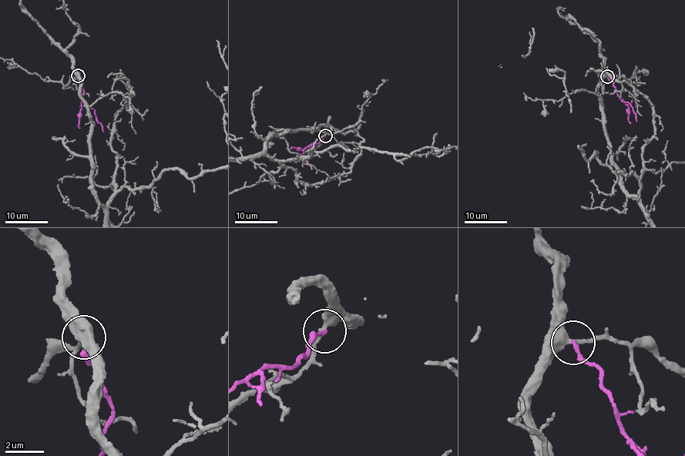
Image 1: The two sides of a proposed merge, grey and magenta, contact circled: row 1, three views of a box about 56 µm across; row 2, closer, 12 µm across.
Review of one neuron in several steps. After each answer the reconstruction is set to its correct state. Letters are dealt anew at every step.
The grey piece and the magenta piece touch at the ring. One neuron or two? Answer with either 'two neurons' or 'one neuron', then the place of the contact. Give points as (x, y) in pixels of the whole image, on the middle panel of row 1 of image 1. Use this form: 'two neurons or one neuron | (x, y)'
two neurons | (325, 135)

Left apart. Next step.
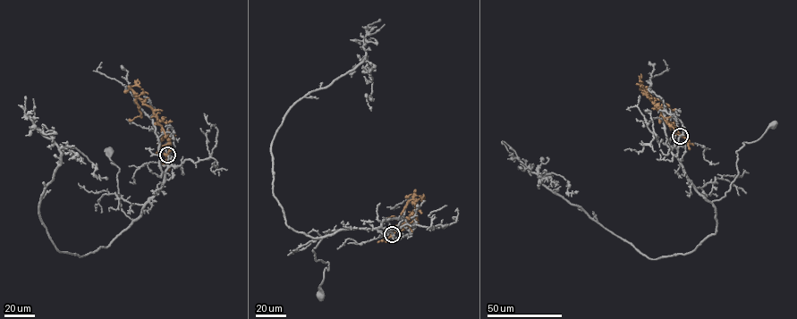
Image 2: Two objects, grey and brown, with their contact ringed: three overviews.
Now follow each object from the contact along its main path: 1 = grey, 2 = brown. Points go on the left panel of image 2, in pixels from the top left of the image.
1: (167, 155), (165, 181), (134, 220), (122, 208), (116, 174), (120, 169), (112, 163), (114, 164), (109, 150)
2: (167, 155), (169, 141), (156, 114), (138, 97), (136, 100), (140, 115), (129, 120)

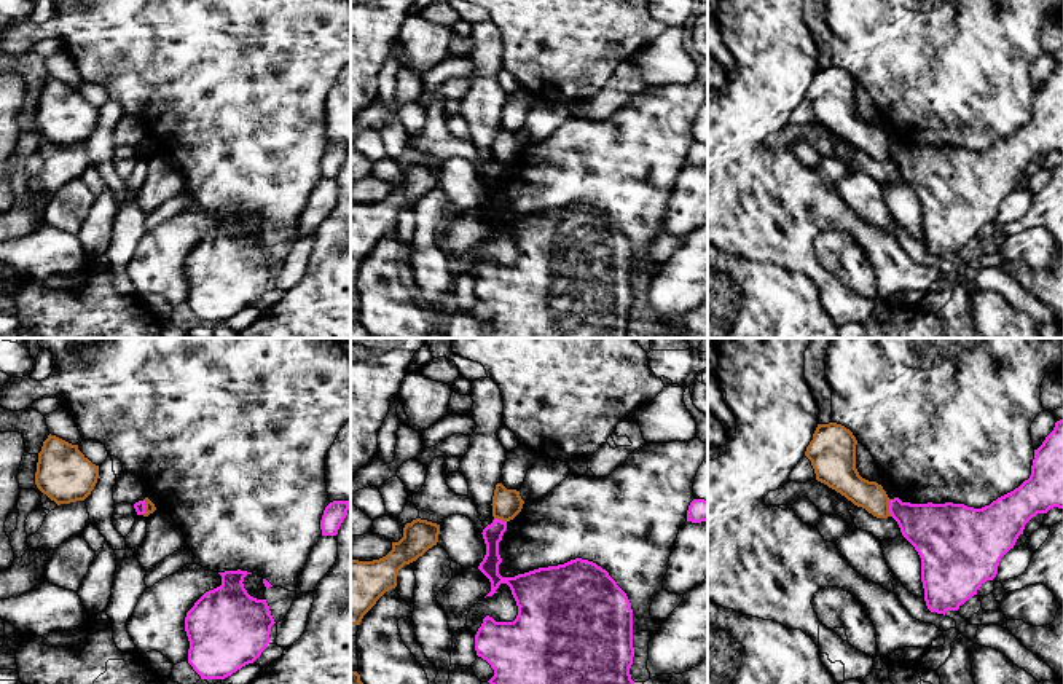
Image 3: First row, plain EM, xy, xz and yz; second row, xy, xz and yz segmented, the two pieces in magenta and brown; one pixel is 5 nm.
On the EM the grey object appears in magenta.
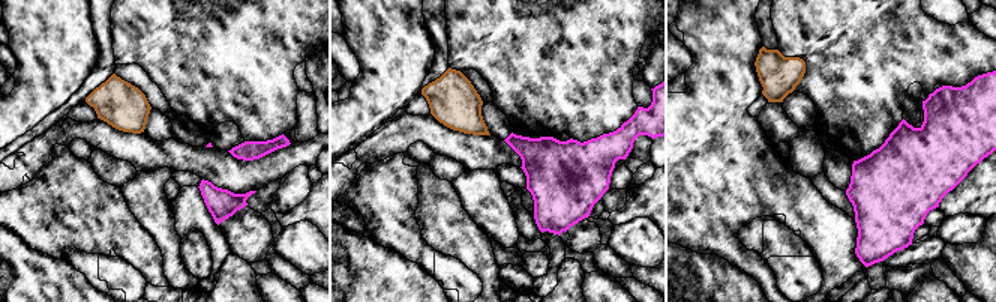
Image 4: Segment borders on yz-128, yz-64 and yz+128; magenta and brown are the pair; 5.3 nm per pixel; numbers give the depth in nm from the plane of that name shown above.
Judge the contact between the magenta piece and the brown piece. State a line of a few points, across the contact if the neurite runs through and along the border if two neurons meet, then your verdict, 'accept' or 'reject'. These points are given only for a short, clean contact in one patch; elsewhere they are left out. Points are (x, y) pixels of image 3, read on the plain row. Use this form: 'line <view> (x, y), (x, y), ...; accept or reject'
line yz (891, 142), (890, 158); reject

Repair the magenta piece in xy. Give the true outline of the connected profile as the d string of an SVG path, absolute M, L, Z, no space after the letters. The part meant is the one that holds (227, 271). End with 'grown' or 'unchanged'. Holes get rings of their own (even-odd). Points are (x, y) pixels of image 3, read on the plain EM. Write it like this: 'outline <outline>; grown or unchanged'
outline M237 212L218 217L222 228L206 234L185 260L188 306L201 322L225 322L253 306L268 290L271 269L276 266L266 242L257 242L244 231L244 220L252 215Z; unchanged

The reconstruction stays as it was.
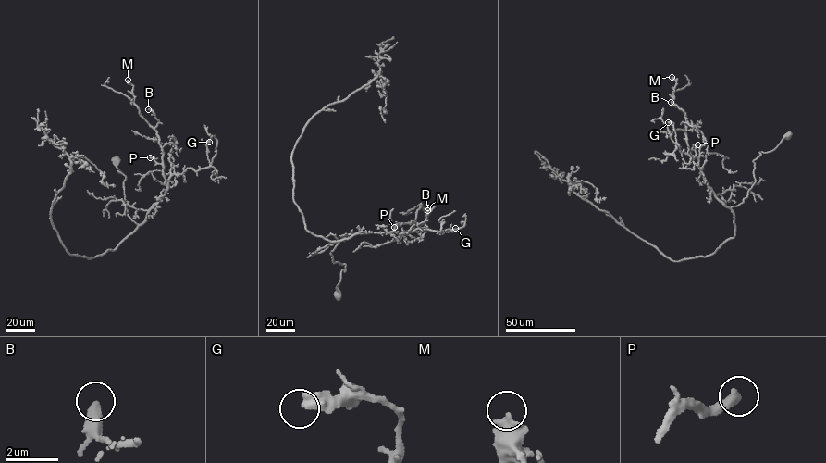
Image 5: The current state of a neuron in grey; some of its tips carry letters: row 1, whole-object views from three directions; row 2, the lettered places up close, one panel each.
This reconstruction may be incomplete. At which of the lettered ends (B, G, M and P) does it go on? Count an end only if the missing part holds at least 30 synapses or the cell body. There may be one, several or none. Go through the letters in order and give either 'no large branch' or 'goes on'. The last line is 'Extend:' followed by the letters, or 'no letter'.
B: no large branch
G: no large branch
M: no large branch
P: goes on
Extend: P

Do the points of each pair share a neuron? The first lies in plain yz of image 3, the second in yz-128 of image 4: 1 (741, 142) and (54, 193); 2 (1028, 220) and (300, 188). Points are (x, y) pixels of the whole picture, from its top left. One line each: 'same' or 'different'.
1: different
2: different

